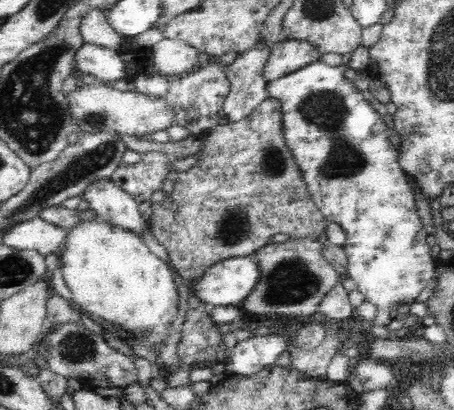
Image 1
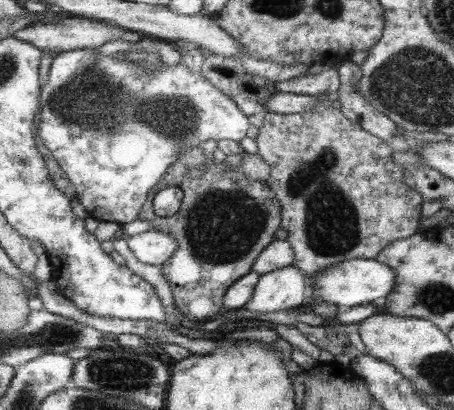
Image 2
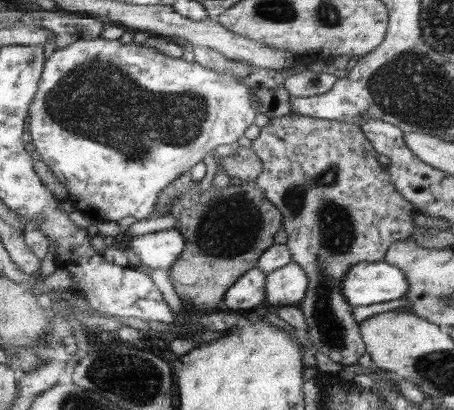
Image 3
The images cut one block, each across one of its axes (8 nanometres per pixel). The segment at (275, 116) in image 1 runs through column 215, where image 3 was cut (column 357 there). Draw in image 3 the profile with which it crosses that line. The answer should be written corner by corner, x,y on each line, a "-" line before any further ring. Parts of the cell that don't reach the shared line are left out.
291,114
283,118
271,118
269,126
265,126
261,136
251,144
265,164
265,170
255,180
255,184
263,188
267,198
283,212
283,230
289,236
287,246
293,252
293,262
297,262
311,280
307,298
299,304
309,326
307,342
311,344
313,352
325,354
345,368
359,364
359,358
369,352
369,348
361,332
361,322
357,322
353,316
353,304
343,294
345,280
355,266
365,262
385,262
389,250
397,242
409,240
417,228
413,222
413,212
417,210
413,202
405,200
401,190
397,190
389,168
379,164
379,152
375,150
373,142
363,132
363,128
355,124

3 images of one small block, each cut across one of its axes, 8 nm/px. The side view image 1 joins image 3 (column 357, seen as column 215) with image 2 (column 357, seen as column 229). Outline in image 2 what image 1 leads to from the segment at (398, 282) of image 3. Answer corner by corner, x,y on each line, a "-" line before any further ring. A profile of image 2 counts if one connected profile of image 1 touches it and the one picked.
353,258
347,262
341,262
321,276
317,276
317,290
315,298
325,298
333,304
339,304
339,308
347,310
353,306
363,306
369,302
377,302
379,298
389,298
397,290
397,270
391,266
385,266
377,260
363,260
363,258

